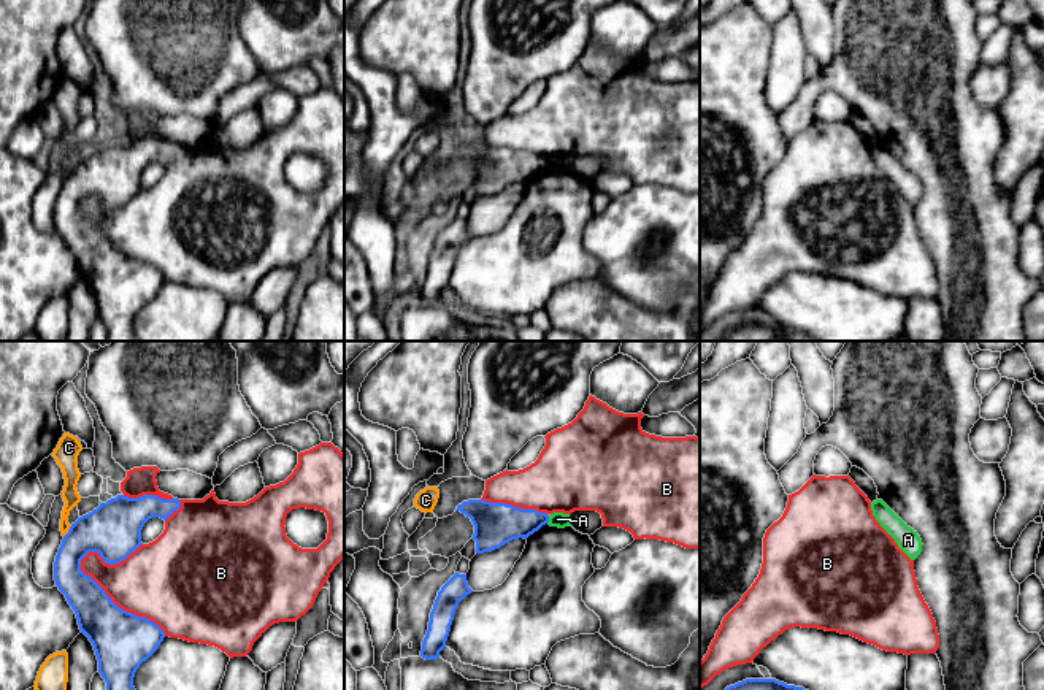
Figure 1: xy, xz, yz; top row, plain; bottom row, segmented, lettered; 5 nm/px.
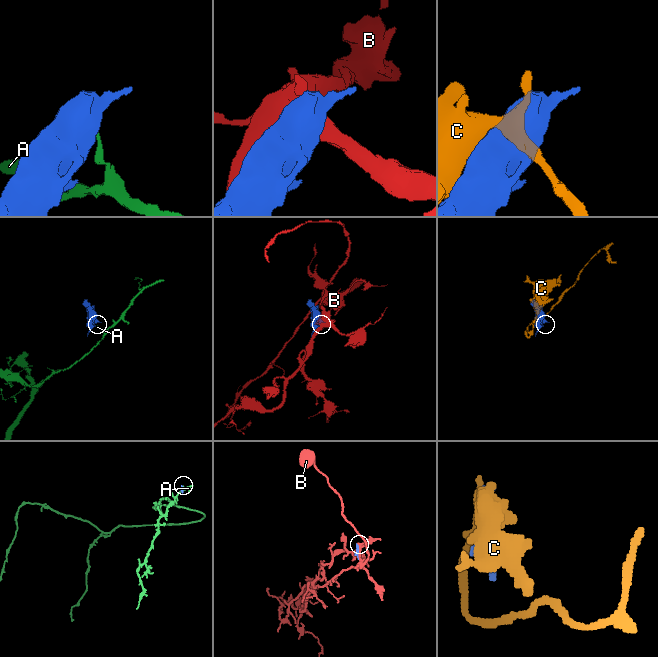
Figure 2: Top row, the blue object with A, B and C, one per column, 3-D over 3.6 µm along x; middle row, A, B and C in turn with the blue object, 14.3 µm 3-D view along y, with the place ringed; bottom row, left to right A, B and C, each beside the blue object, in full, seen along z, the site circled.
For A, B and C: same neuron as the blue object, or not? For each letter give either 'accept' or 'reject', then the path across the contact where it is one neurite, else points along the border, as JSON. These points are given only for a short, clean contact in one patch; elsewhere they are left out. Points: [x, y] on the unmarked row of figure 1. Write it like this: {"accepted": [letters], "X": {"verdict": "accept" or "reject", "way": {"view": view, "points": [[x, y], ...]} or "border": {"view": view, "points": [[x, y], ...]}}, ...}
{"accepted": [], "A": {"verdict": "reject", "border": {"view": "xz", "points": [[549, 162], [546, 167]]}}, "B": {"verdict": "reject"}, "C": {"verdict": "reject"}}

